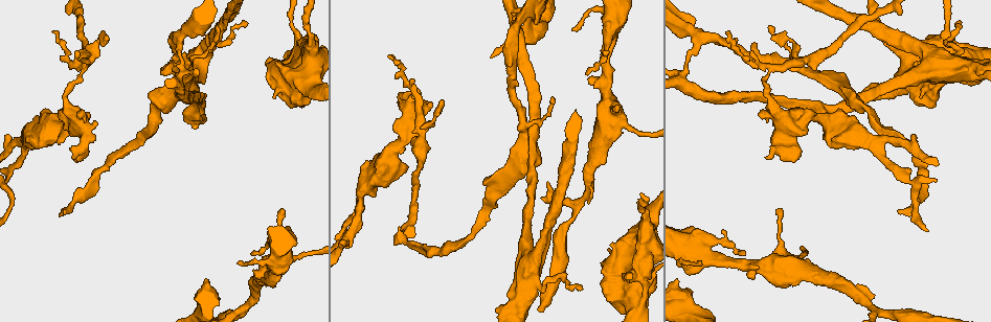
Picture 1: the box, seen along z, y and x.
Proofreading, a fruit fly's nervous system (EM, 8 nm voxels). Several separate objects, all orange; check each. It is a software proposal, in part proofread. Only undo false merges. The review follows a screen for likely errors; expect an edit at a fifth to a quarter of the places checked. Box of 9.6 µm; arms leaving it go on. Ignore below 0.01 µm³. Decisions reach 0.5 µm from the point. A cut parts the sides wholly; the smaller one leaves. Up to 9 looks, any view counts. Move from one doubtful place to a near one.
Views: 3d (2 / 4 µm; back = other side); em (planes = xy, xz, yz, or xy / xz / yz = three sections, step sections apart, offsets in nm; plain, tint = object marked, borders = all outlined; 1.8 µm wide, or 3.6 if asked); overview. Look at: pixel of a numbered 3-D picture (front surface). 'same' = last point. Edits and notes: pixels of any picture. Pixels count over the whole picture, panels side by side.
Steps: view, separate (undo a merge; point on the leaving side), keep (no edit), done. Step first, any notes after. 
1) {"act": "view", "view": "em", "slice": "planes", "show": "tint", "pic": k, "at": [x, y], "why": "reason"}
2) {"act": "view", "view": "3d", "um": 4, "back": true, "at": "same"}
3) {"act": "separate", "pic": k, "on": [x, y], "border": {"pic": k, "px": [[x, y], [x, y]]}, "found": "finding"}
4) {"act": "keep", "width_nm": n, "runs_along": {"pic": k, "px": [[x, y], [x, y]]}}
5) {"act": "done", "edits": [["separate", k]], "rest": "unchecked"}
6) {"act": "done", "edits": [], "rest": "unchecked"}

{"act": "view", "view": "3d", "um": 2, "pic": 1, "at": [722, 242], "why": "thick turns thin"}

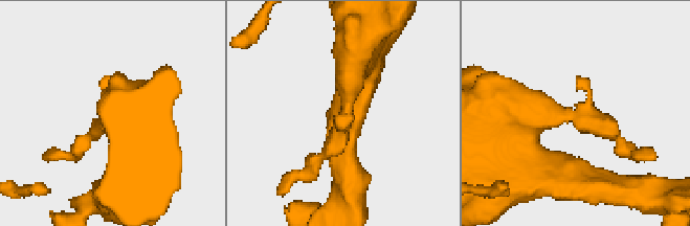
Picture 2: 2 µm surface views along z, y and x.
{"act": "view", "view": "em", "slice": "xz", "step": 8, "show": "plain", "pic": 2, "at": [351, 117]}

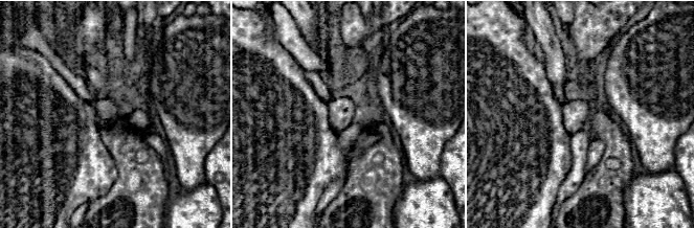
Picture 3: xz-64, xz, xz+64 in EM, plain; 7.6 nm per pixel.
{"act": "view", "view": "em", "slice": "xz", "step": 8, "show": "tint", "at": "same", "why": "with the object marked"}

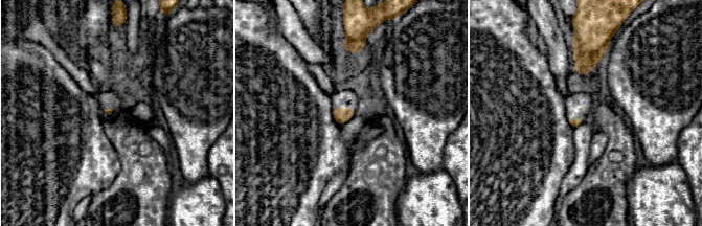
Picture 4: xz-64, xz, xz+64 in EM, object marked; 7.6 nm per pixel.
{"act": "keep", "width_nm": 50, "found": "one neuron here"}

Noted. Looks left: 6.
{"act": "view", "view": "3d", "um": 2, "pic": 1, "at": [421, 124], "why": "three arms meet"}

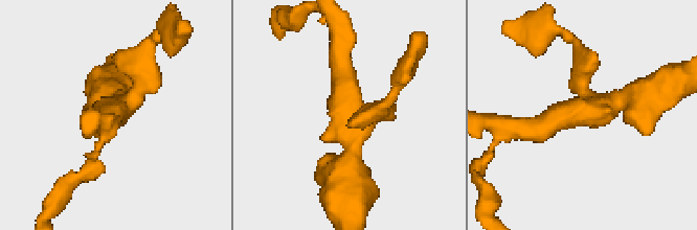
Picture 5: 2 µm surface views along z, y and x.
{"act": "view", "view": "em", "slice": "planes", "show": "tint", "pic": 5, "at": [583, 112], "arms": 3, "why": "shape alone is not enough"}

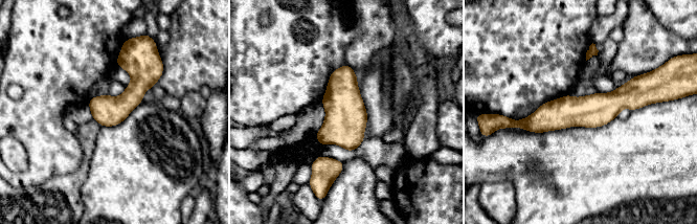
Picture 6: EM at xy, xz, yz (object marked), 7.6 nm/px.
{"act": "keep", "runs_along": {"pic": 6, "px": [[643, 99], [519, 122]]}, "found": "all the same neuron"}

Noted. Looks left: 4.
{"act": "view", "view": "3d", "um": 2, "pic": 1, "at": [181, 41], "why": "sharp bend"}

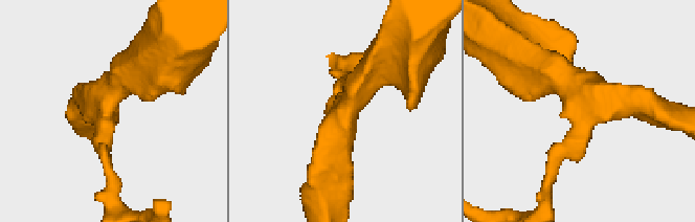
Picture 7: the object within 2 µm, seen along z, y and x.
{"act": "view", "view": "em", "slice": "planes", "show": "borders", "pic": 7, "at": [105, 112], "arms": 3}

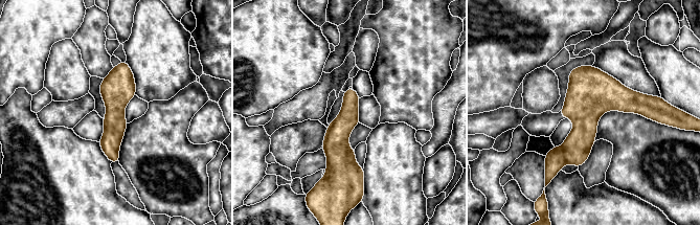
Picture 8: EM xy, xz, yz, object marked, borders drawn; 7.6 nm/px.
{"act": "separate", "pic": 8, "on": [578, 145], "part_leaving": {"pic": 8, "px": [[123, 64], [115, 95], [113, 160]]}, "found": "two neurons meet here"}

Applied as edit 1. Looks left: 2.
{"act": "view", "view": "3d", "um": 4, "back": true, "pic": 1, "at": [912, 55], "why": "calibre changes"}

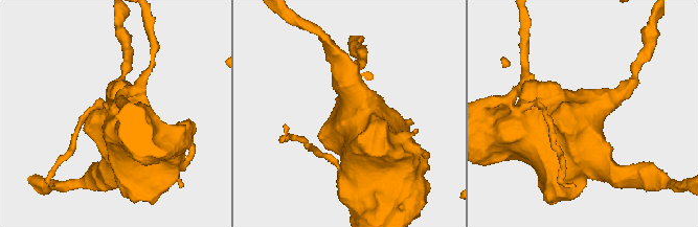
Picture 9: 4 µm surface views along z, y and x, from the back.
{"act": "view", "view": "em", "um": 3.6, "slice": "planes", "show": "tint", "pic": 9, "at": [584, 118], "why": "shape alone is not enough"}

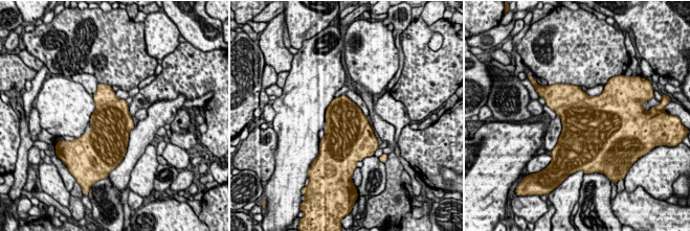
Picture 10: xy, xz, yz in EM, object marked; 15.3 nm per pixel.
{"act": "keep", "found": "continuous, no second neuron"}

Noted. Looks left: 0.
{"act": "done", "edits": [["separate", 8]], "rest": "unchecked"}

